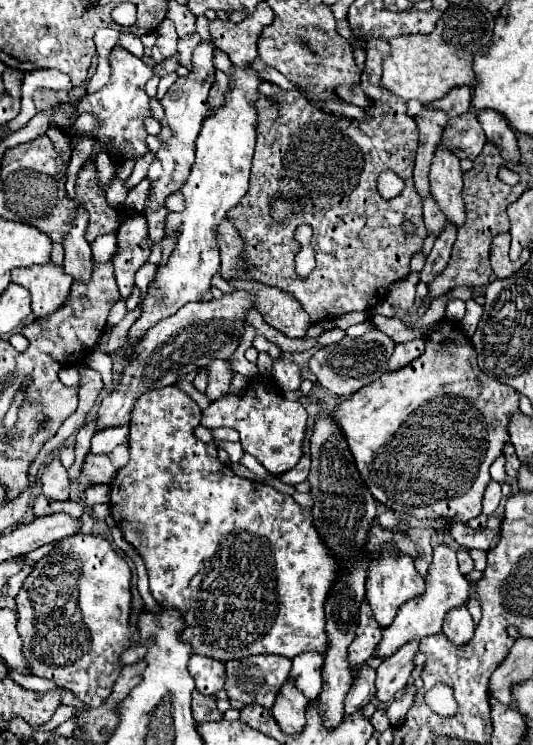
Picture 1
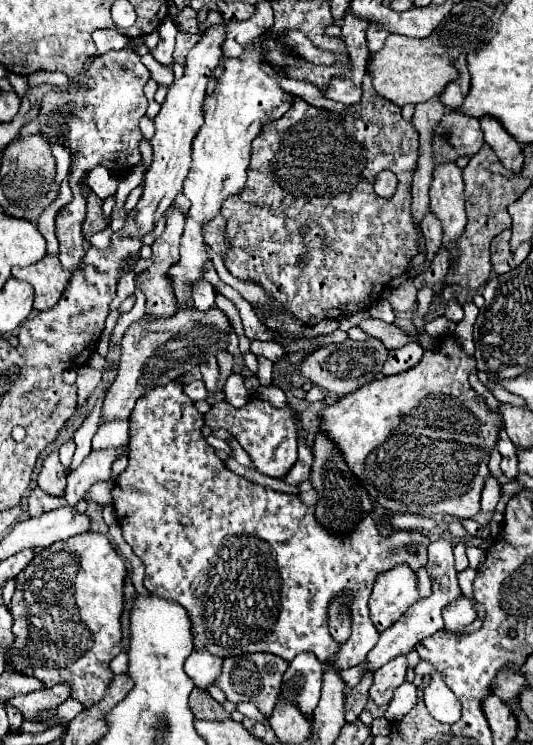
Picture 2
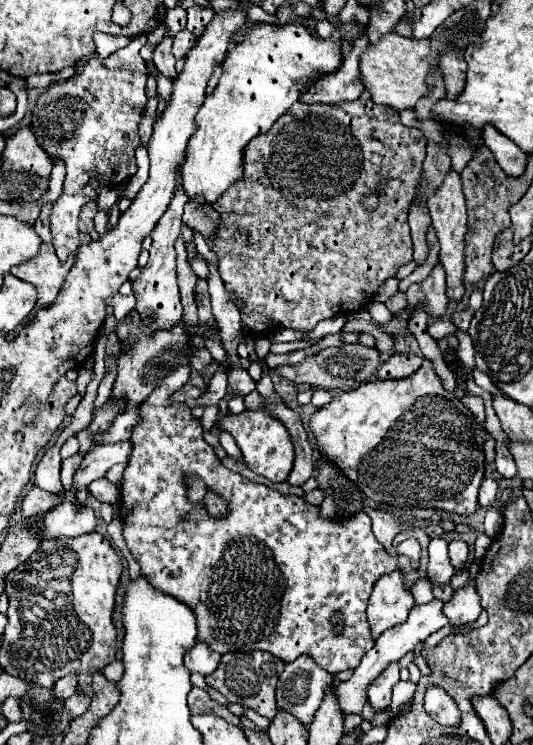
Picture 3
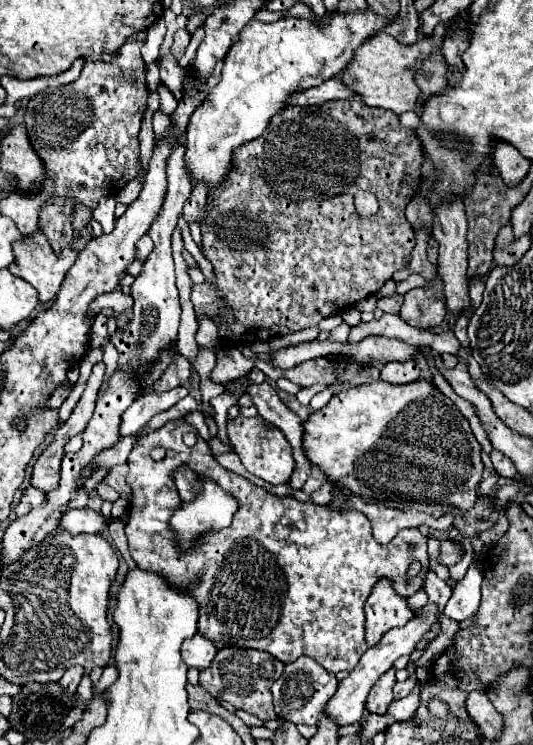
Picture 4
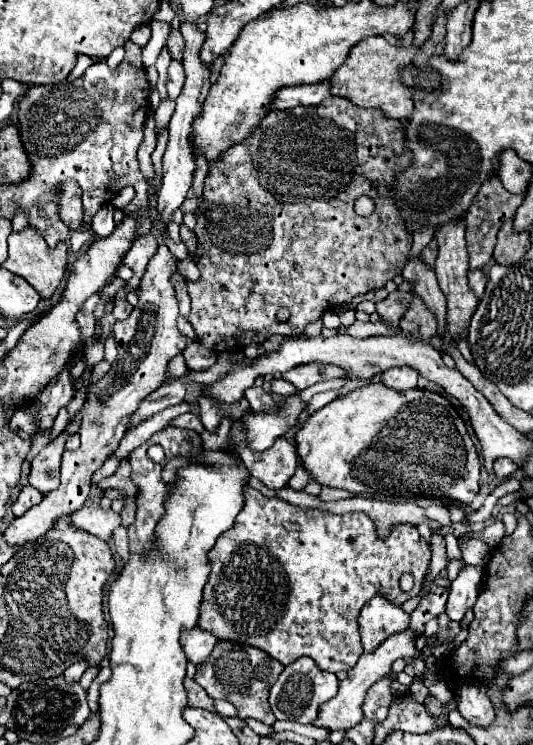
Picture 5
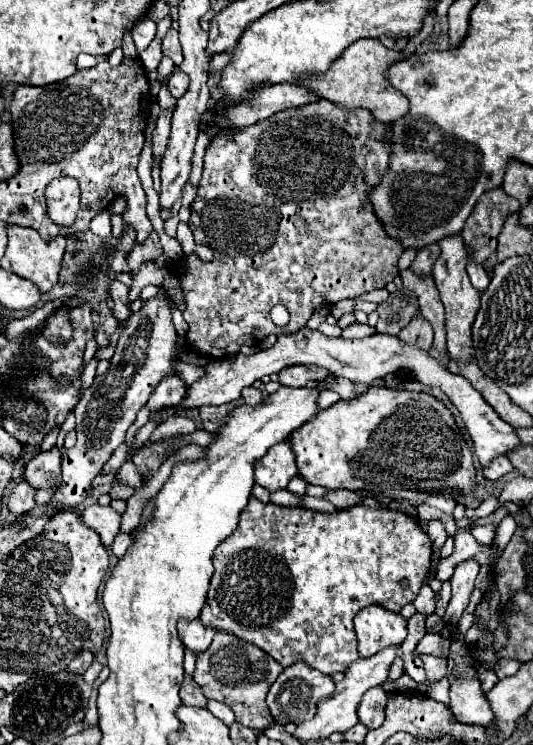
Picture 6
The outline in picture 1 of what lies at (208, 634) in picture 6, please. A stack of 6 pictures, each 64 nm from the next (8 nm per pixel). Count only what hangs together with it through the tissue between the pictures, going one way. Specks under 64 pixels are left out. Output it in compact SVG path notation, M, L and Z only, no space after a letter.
M192 656L188 670L196 680L196 690L202 692L204 696L214 696L220 690L224 690L224 682L226 682L224 664L206 656Z

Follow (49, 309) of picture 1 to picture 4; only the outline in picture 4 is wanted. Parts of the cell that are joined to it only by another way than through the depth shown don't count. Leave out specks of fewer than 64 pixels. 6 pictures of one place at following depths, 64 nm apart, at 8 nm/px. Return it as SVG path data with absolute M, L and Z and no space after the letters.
M34 232L24 244L16 244L16 264L8 268L14 276L30 282L38 290L40 302L52 302L60 284L76 260L76 252L64 248L60 256L52 252L46 236Z

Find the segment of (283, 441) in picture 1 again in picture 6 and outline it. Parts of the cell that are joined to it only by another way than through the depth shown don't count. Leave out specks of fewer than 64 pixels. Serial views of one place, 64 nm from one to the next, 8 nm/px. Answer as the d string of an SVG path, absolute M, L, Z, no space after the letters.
M286 440L272 446L260 460L254 462L254 478L268 492L286 488L286 484L296 472L296 458Z

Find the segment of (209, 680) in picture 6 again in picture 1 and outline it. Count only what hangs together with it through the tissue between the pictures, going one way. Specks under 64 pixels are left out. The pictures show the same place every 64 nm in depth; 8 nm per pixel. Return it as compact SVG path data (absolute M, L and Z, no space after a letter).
M270 654L230 660L226 664L226 674L228 674L226 692L230 698L240 700L242 704L260 704L264 708L272 708L278 690L290 676L290 668L292 668L292 660L284 656L270 656Z

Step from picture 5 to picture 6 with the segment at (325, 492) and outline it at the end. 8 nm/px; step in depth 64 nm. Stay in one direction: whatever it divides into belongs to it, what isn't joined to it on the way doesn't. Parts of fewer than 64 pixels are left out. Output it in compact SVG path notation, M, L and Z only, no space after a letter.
M326 490L324 498L330 500L338 508L350 508L352 504L360 502L362 496L358 492L352 492L352 490Z

